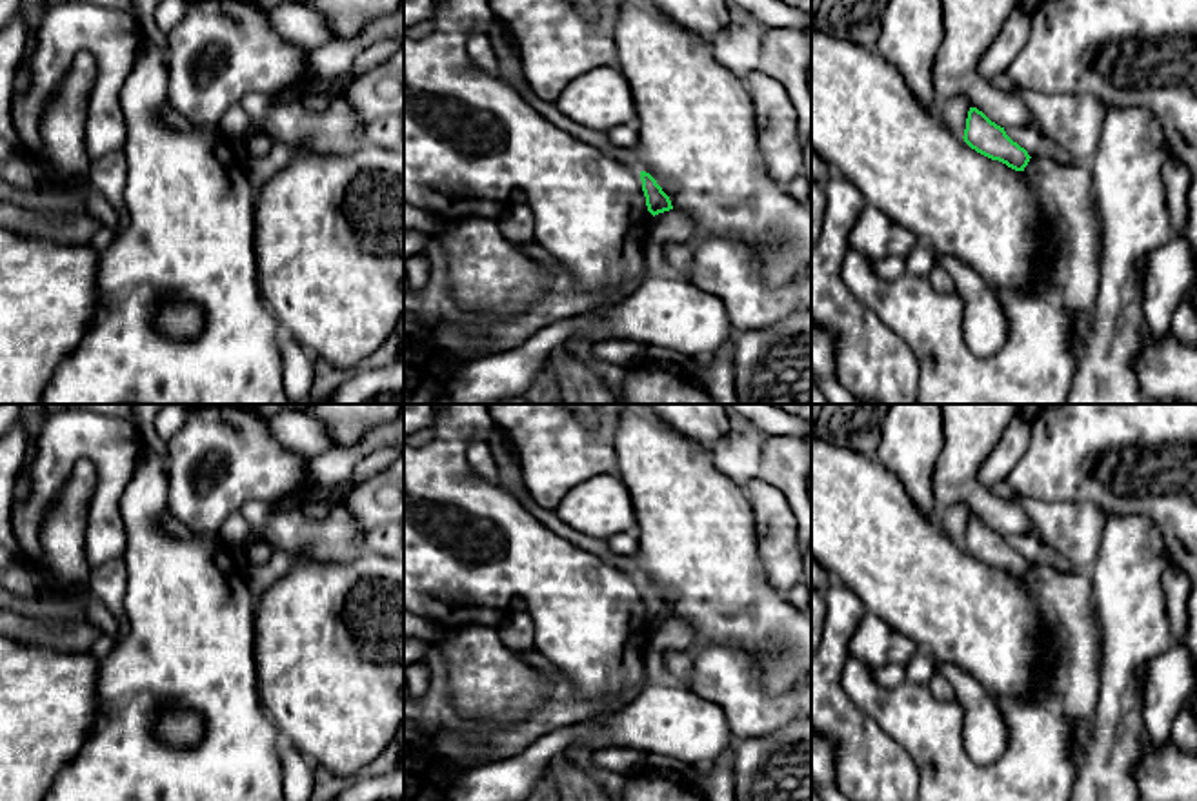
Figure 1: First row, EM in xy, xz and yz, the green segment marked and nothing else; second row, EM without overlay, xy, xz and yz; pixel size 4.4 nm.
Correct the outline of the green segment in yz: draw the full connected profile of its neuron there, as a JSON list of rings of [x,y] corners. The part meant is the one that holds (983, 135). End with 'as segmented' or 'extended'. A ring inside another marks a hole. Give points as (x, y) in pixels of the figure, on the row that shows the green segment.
[[[970,107],[968,111],[962,138],[977,153],[999,160],[1015,171],[1024,171],[1031,158],[1024,147],[1006,135],[1004,127],[991,122],[977,107]]]; as segmented

